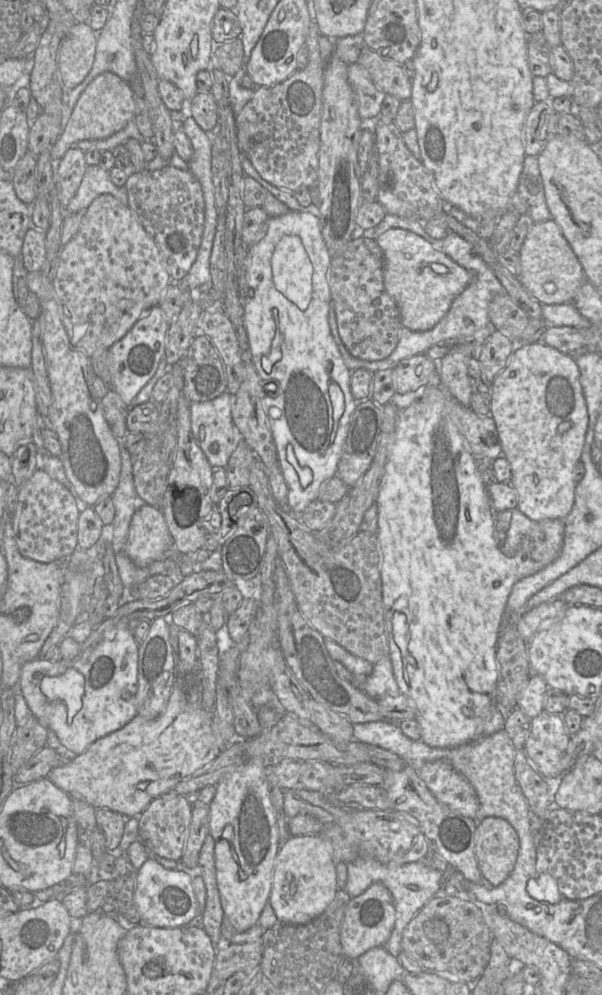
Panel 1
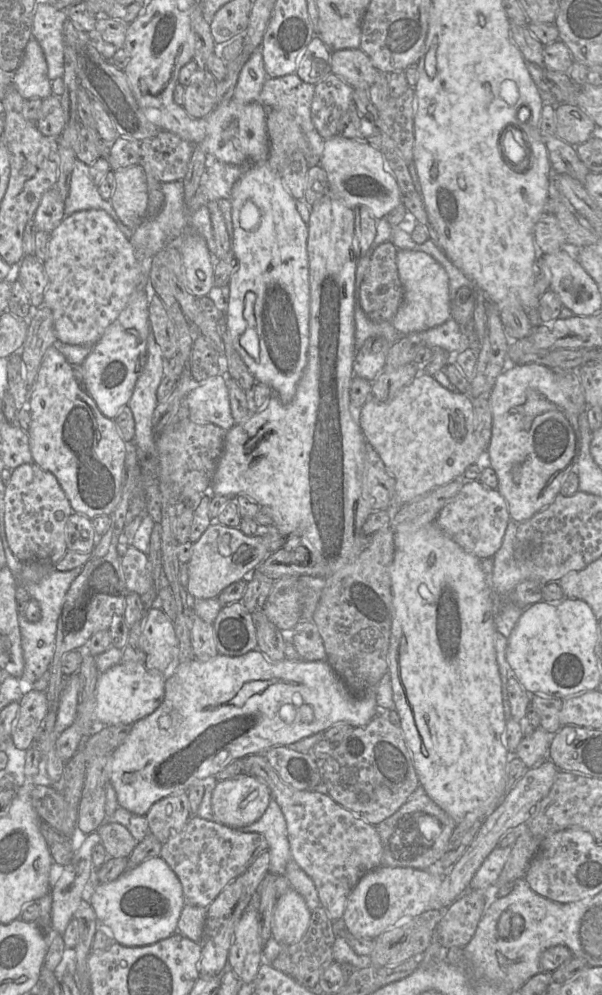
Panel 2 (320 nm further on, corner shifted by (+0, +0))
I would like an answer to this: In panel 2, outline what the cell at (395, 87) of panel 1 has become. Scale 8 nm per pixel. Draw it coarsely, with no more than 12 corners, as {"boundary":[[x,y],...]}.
{"boundary":[[361,48],[332,51],[331,71],[354,89],[380,74]]}

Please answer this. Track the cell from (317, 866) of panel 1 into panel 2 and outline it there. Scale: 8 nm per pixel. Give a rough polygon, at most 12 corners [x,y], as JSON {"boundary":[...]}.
{"boundary":[[293,888],[278,897],[272,937],[284,947],[306,933],[311,910]]}

